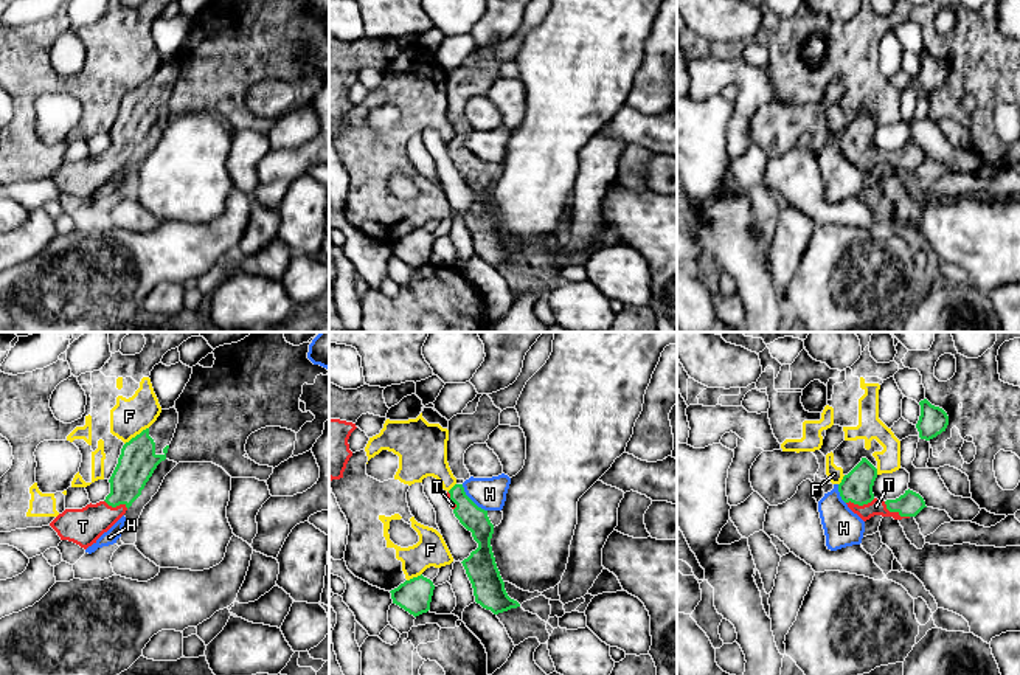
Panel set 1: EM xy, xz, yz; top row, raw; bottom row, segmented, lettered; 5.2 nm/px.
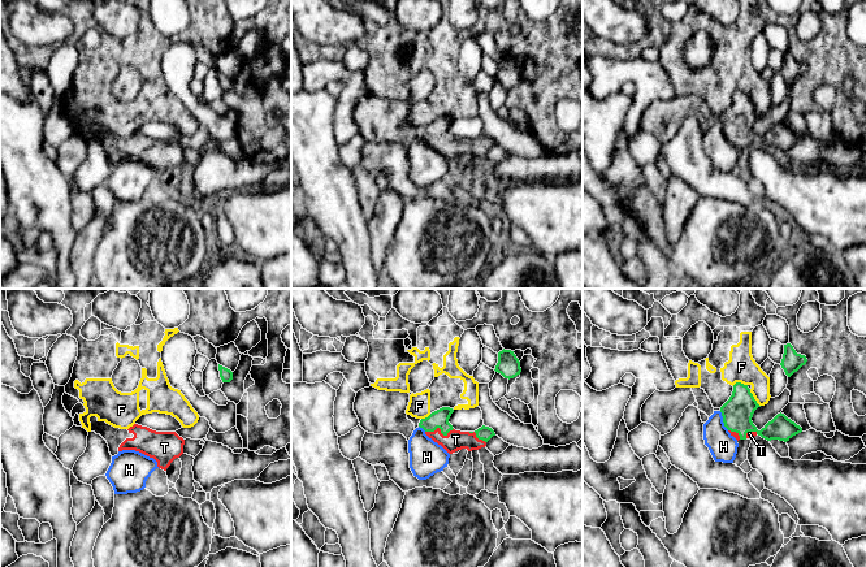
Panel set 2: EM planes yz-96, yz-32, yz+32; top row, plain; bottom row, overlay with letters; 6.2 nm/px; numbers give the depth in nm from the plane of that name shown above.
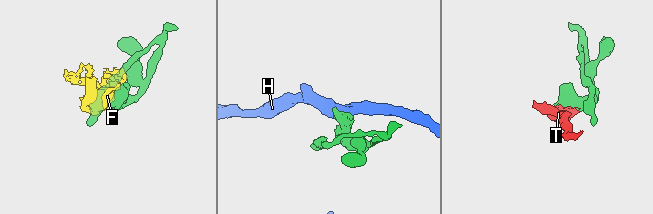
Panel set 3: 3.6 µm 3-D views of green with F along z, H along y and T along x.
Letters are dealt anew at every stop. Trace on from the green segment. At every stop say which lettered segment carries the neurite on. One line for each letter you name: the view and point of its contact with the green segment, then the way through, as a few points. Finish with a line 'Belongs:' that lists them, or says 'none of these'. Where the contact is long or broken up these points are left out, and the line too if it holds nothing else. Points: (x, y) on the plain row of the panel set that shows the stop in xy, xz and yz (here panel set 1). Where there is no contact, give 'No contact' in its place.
T: Touches green at yz (895, 163). Path across: yz (908, 157), (895, 163), (876, 159)
Belongs: T

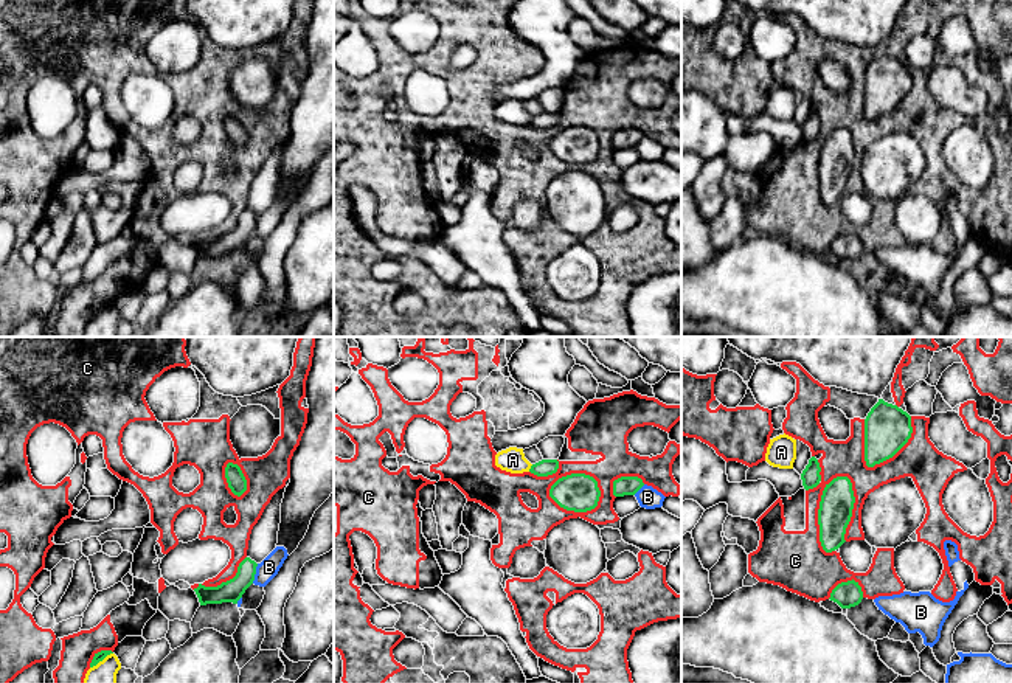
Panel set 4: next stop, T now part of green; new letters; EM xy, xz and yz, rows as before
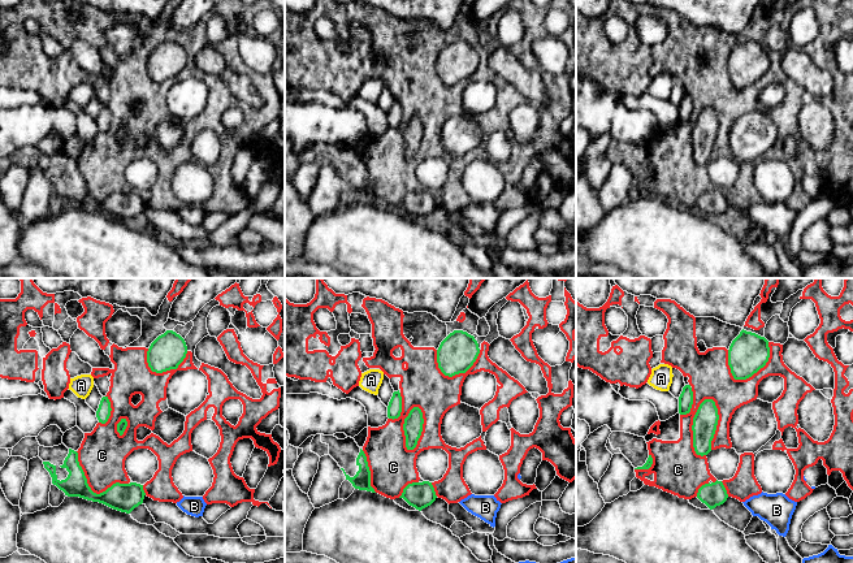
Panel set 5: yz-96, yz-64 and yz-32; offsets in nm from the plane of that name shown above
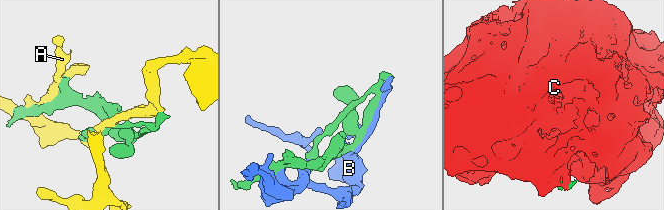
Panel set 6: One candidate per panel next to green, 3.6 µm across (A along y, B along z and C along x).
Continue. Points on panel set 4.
Belongs: none of these

